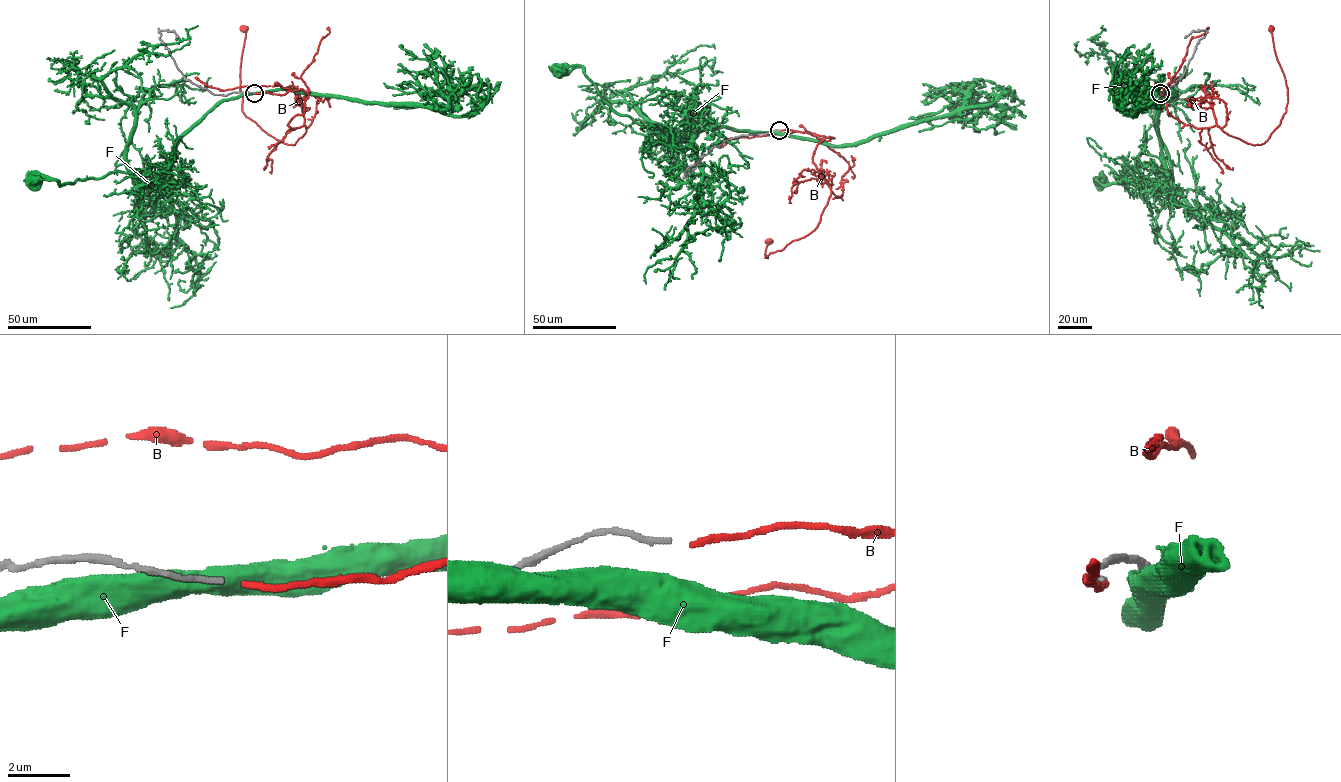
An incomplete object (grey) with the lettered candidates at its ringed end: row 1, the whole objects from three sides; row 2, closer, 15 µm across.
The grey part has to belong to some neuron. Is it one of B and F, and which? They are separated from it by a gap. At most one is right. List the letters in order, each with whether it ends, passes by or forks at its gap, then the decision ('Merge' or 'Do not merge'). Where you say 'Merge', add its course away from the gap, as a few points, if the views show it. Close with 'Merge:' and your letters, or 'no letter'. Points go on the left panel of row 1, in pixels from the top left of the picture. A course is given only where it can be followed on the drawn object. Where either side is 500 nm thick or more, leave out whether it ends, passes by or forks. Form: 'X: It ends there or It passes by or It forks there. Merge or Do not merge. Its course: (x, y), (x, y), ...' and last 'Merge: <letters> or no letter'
B: It ends there. Merge. Its course: (255, 93), (308, 94), (304, 113), (287, 124), (305, 127), (294, 145), (267, 134), (242, 111), (244, 29)
F: Do not merge
Merge: B

